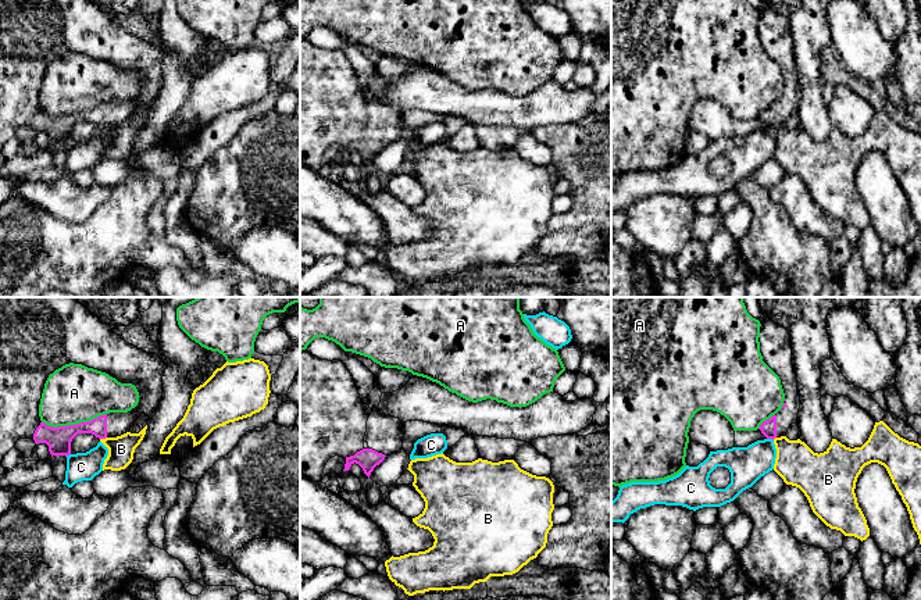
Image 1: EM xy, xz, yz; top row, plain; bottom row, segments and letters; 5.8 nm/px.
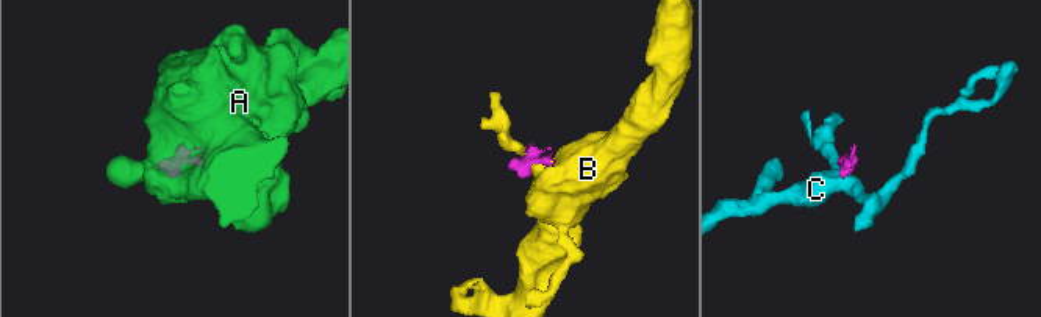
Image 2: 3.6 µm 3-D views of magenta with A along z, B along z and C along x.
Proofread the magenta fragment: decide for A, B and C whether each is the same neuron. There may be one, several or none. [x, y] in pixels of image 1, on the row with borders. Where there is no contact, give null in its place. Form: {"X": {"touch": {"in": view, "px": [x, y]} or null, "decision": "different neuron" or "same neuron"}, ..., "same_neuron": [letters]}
{"A": {"touch": {"in": "xy", "px": [74, 425]}, "decision": "different neuron"}, "B": {"touch": {"in": "xy", "px": [103, 438]}, "decision": "different neuron"}, "C": {"touch": {"in": "yz", "px": [770, 438]}, "decision": "different neuron"}, "same_neuron": []}

